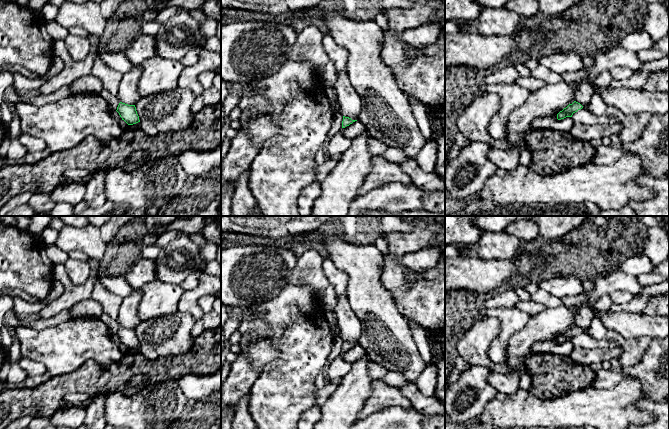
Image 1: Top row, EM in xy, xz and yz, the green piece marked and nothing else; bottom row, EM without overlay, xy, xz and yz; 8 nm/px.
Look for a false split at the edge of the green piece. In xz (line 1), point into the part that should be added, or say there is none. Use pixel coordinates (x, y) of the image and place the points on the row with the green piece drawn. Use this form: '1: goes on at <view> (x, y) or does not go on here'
1: does not go on here

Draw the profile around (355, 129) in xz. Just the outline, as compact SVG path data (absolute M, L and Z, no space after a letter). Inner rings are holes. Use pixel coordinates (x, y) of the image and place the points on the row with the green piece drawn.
M358 120L341 129L344 137L353 140L365 131L365 126Z

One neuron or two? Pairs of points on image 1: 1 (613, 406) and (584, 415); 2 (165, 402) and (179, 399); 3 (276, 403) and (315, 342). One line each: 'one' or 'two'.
1: one
2: one
3: one

